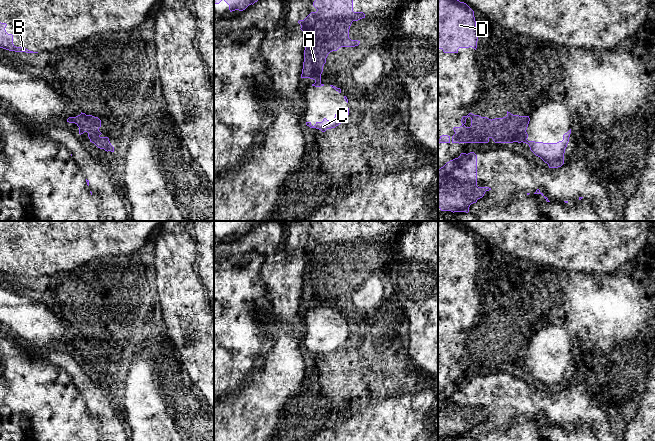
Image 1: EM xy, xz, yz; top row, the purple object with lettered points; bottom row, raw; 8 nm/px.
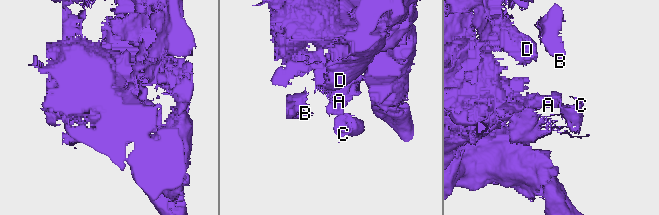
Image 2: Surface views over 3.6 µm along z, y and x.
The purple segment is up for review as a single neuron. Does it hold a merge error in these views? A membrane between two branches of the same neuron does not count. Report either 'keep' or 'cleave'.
cleave

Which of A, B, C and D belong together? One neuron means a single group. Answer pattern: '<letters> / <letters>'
A B D / C

